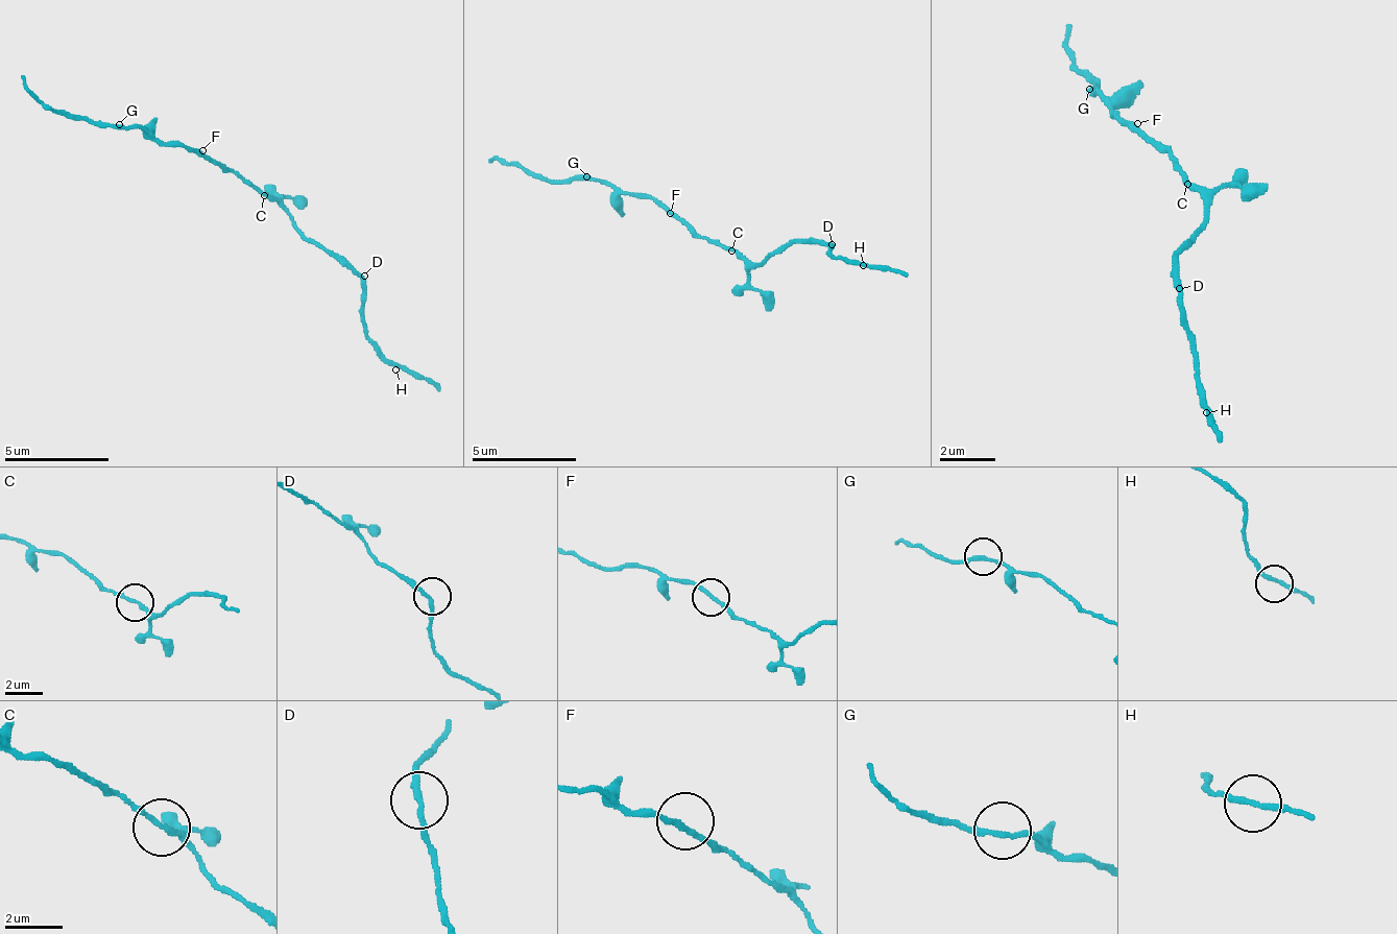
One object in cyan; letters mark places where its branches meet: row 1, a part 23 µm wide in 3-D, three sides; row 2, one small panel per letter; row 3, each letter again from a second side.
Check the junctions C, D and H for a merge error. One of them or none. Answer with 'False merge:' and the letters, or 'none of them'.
False merge: none of them

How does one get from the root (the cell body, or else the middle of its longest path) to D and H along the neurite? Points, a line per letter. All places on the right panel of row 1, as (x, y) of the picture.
D: (1185, 178), (1185, 185), (1206, 206), (1206, 219), (1179, 247), (1179, 288)
H: (1185, 178), (1206, 206), (1206, 219), (1179, 247), (1179, 303), (1193, 343), (1193, 378), (1206, 412)

